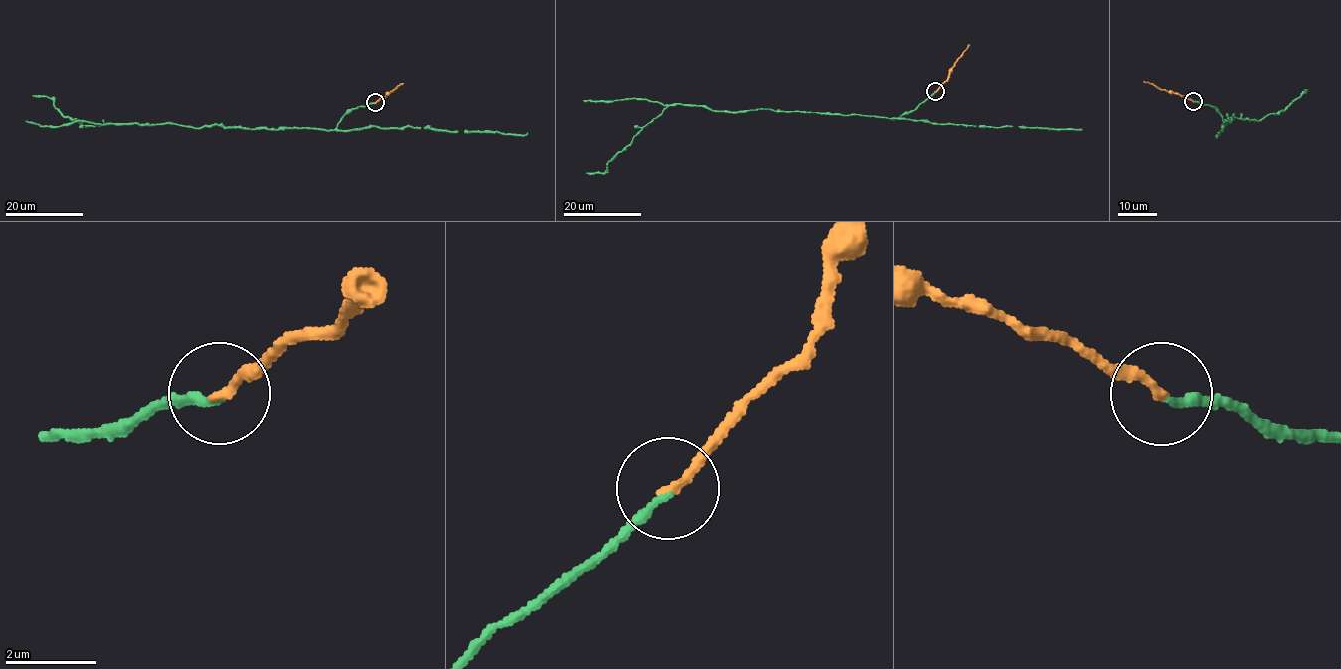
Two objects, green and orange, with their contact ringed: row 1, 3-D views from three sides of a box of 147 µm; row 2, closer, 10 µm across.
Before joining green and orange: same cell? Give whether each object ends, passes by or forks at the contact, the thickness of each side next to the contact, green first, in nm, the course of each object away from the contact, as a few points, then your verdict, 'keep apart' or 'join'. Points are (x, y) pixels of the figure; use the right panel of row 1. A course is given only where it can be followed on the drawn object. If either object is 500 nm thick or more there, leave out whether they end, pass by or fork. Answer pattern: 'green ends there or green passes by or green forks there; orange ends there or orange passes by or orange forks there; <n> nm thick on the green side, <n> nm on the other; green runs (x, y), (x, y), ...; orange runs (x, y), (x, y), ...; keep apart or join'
green ends there; orange ends there; 200 nm thick on the green side, 200 nm on the other; green runs (1193, 101), (1215, 108), (1222, 128), (1229, 117), (1262, 120), (1278, 114), (1306, 89); orange runs (1192, 101), (1144, 81); join

